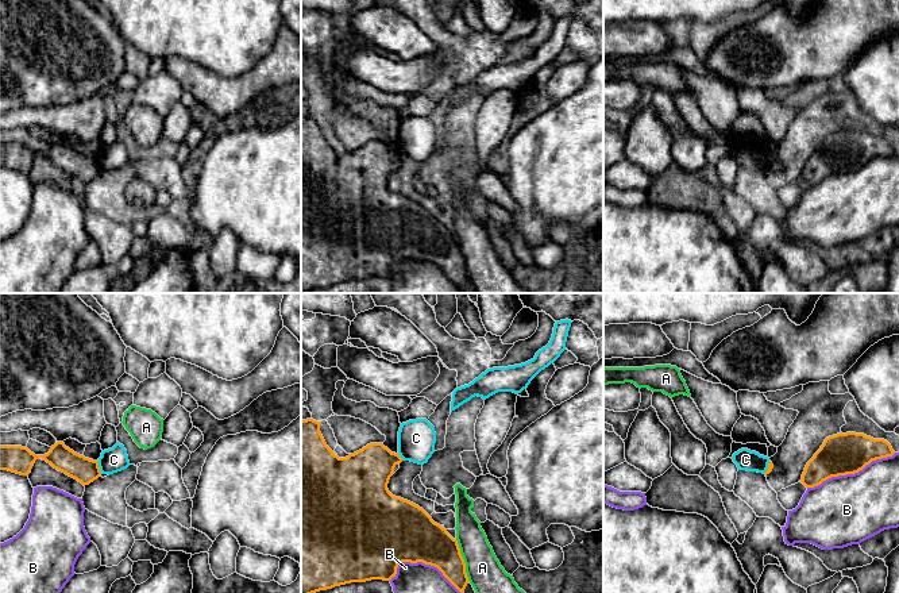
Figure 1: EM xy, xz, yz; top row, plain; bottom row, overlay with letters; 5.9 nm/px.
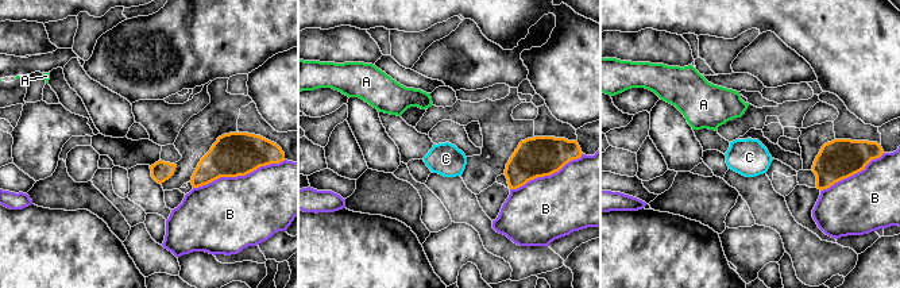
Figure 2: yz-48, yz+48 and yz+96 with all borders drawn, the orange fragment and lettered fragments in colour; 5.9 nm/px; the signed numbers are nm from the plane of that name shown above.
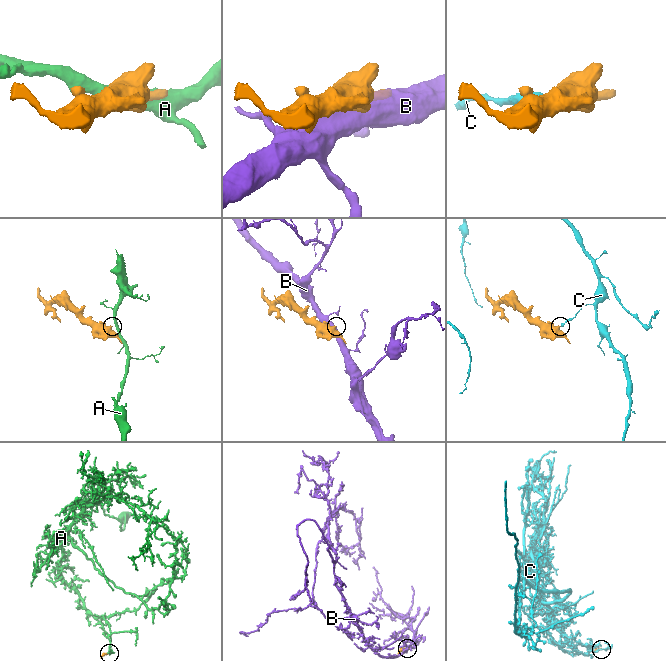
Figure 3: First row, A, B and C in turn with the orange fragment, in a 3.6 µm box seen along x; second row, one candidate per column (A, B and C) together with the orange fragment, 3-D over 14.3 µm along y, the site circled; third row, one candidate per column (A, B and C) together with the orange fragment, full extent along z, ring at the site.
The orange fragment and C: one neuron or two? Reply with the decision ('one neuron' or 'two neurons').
two neurons

